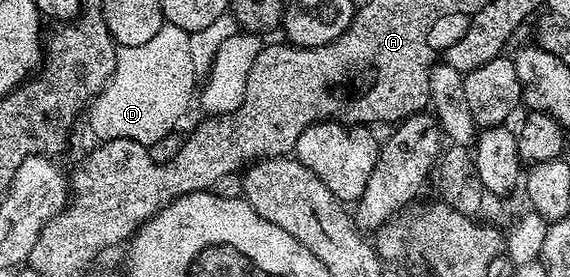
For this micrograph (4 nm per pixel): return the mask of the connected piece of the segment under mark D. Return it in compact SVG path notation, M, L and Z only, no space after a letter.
M166 23L150 43L138 47L126 45L117 52L112 76L90 105L92 118L88 125L97 133L97 138L134 139L152 147L179 123L188 104L191 101L193 104L198 89L198 74L190 57L188 36L182 27Z

